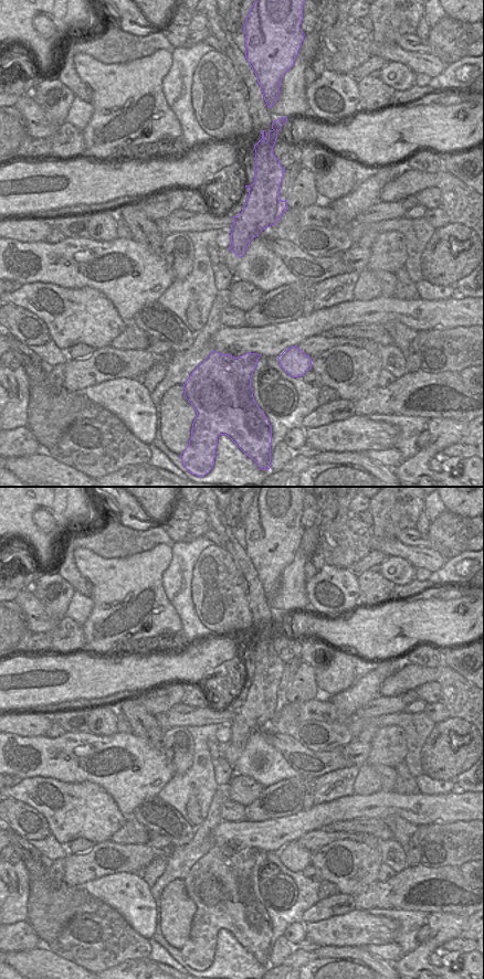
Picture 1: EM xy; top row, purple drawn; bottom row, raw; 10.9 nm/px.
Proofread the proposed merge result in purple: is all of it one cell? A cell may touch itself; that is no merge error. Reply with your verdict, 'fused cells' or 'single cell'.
fused cells

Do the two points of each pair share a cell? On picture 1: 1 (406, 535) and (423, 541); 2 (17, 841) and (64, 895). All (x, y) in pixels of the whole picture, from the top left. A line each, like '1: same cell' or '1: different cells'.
1: same cell
2: same cell

